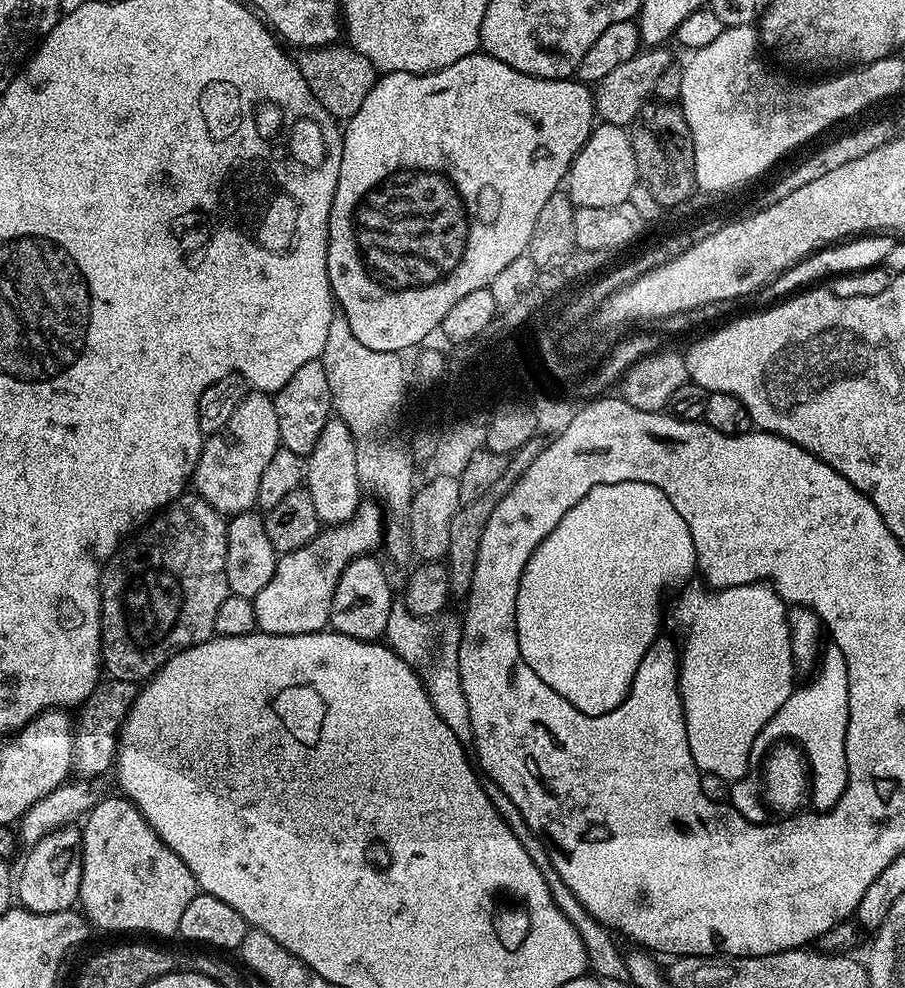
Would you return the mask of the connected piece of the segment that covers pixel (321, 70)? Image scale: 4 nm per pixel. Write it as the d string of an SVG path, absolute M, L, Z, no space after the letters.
M329 46L327 48L306 48L295 57L300 67L302 78L306 78L306 86L318 98L318 102L337 121L347 122L351 116L358 114L358 106L366 102L366 94L378 79L378 70L362 54L358 54L351 46Z

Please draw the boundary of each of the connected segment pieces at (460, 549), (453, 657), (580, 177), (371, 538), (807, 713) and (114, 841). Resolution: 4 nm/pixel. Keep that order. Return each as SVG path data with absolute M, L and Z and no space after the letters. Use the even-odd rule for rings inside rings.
M540 436L533 437L530 442L526 442L513 453L507 461L507 468L503 472L502 477L498 478L497 482L484 494L470 504L461 505L459 511L454 513L450 522L449 545L447 547L448 555L446 557L446 567L448 569L448 586L449 589L456 590L461 588L463 591L468 591L472 588L474 566L477 562L477 550L481 544L482 530L485 529L486 522L489 521L490 515L494 512L494 506L498 504L516 484L521 474L525 473L530 468L538 454L542 452L545 445L545 439Z
M393 603L390 610L390 622L386 622L386 630L383 639L388 647L393 648L400 657L409 665L415 668L426 666L426 674L424 673L424 688L428 692L430 702L434 706L434 710L438 710L438 718L442 718L442 722L446 722L446 726L450 726L450 730L454 730L454 738L458 738L458 742L462 742L465 746L472 744L472 726L470 724L470 706L466 706L466 694L462 686L462 678L458 674L458 646L460 645L460 629L461 625L456 624L452 620L441 619L437 622L432 618L416 616L409 608L404 607L403 603Z
M620 124L595 125L569 168L566 177L569 201L577 207L590 209L622 205L631 199L636 183L639 183L639 176L631 133Z
M361 499L355 512L343 524L325 527L314 539L306 542L306 546L285 552L277 559L274 578L270 578L254 598L259 631L275 636L293 636L322 632L329 627L330 606L342 570L346 570L354 558L375 553L375 548L379 549L384 539L386 516L381 505L372 500Z
M830 642L821 649L815 672L814 678L802 688L797 687L783 703L782 710L759 732L753 753L762 756L776 743L791 741L807 758L810 784L828 784L828 788L810 788L810 792L844 793L848 781L845 740L849 724L849 675L846 658L836 644Z
M115 795L101 799L83 821L84 837L78 840L78 848L80 844L84 851L78 856L82 870L79 907L95 927L97 924L108 932L153 932L175 937L186 906L198 894L194 874L162 842L135 804Z

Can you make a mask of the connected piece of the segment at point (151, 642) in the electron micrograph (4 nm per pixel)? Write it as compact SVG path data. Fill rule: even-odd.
M185 494L179 496L177 500L173 500L171 504L159 509L159 511L117 551L116 555L105 564L104 573L100 576L100 654L102 657L103 671L107 673L111 679L147 682L152 679L152 675L159 670L161 666L161 661L159 659L152 660L152 656L164 658L173 652L182 651L183 648L193 648L195 644L201 644L202 642L212 639L214 635L214 618L218 615L218 609L222 606L222 602L226 602L226 598L230 595L228 583L226 582L227 533L228 520L226 519L225 513L207 504L198 494Z

